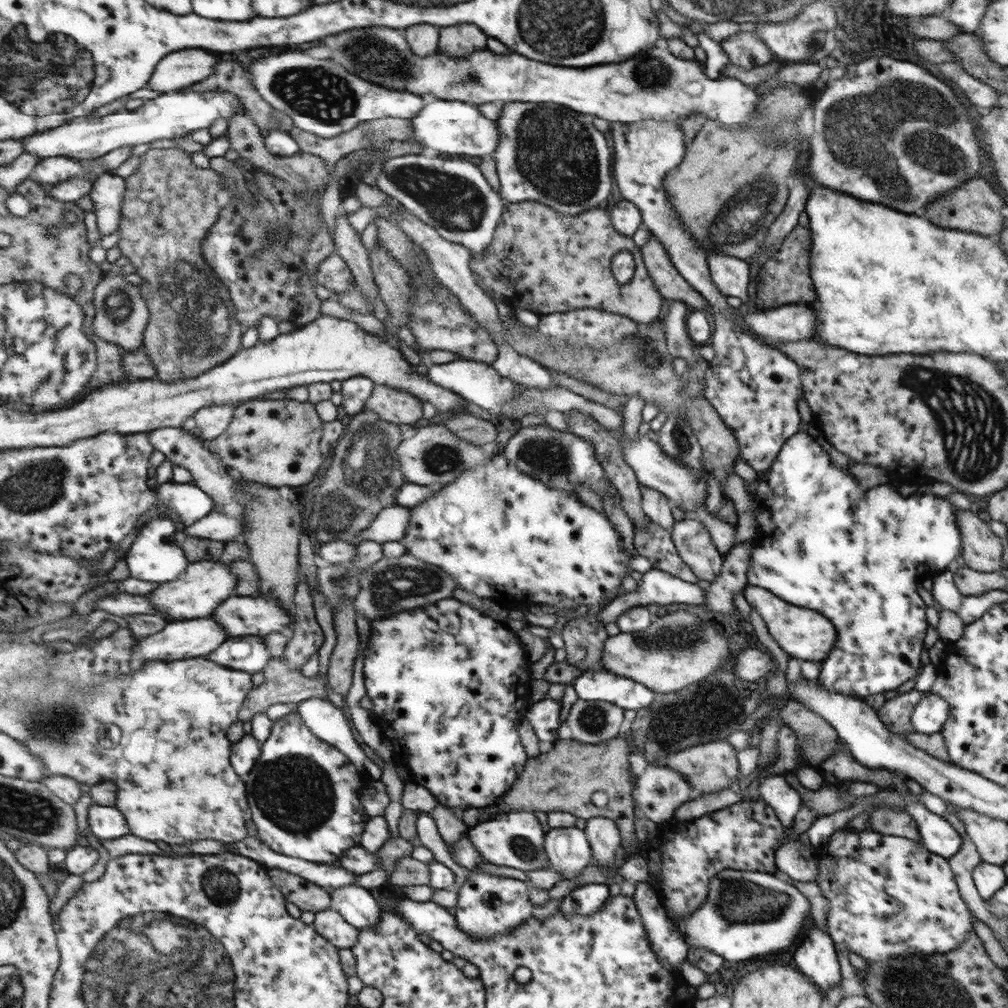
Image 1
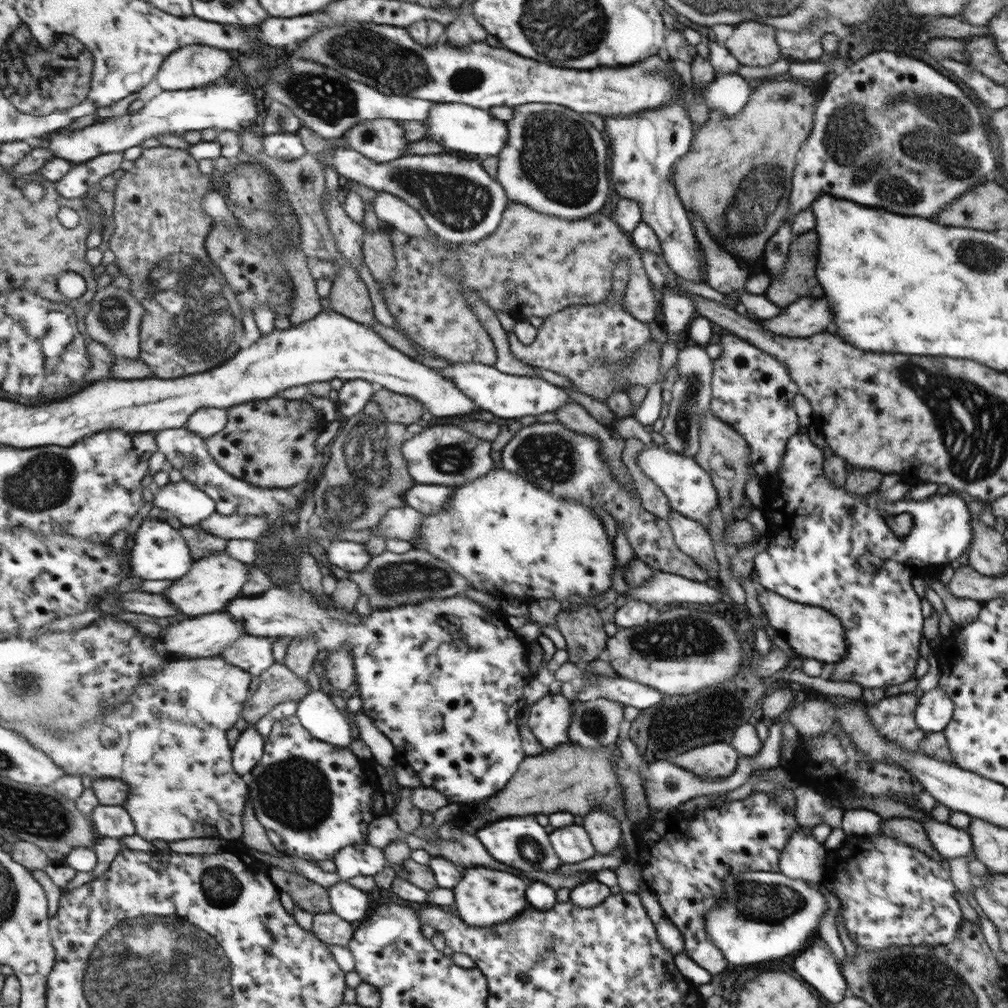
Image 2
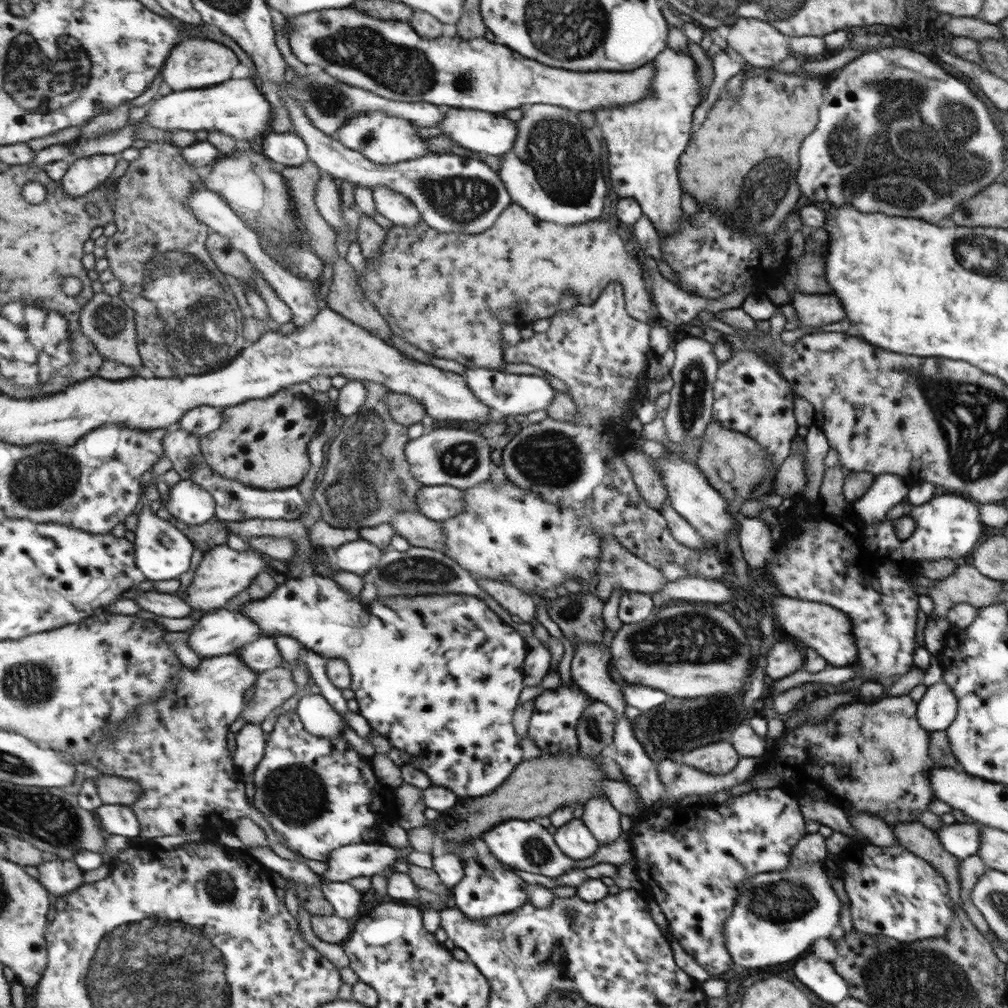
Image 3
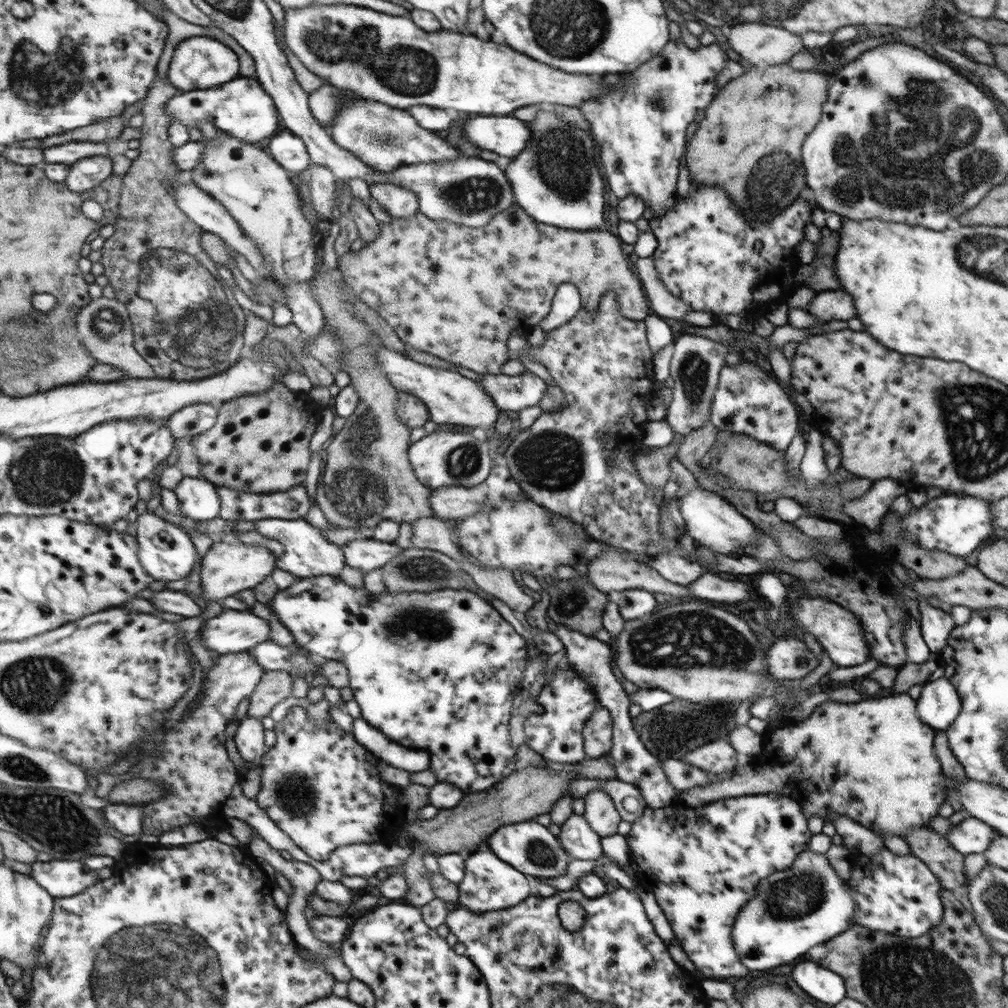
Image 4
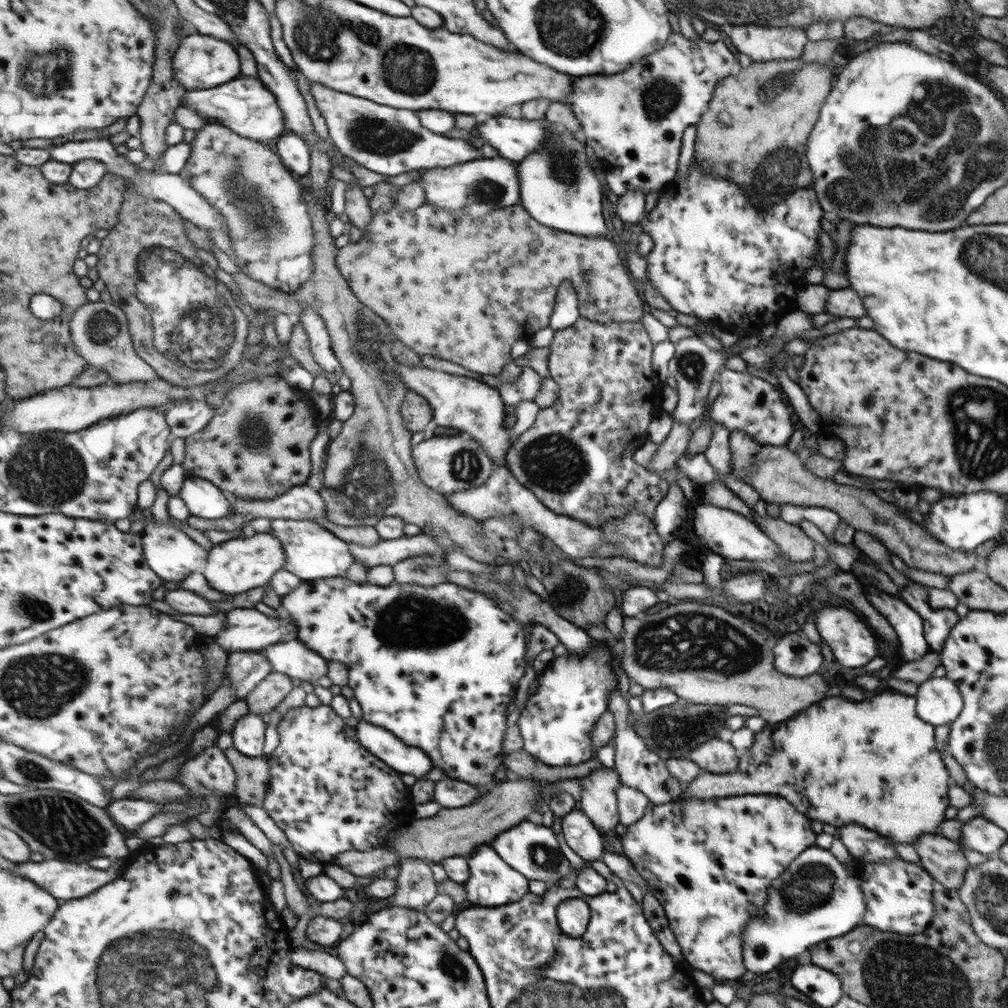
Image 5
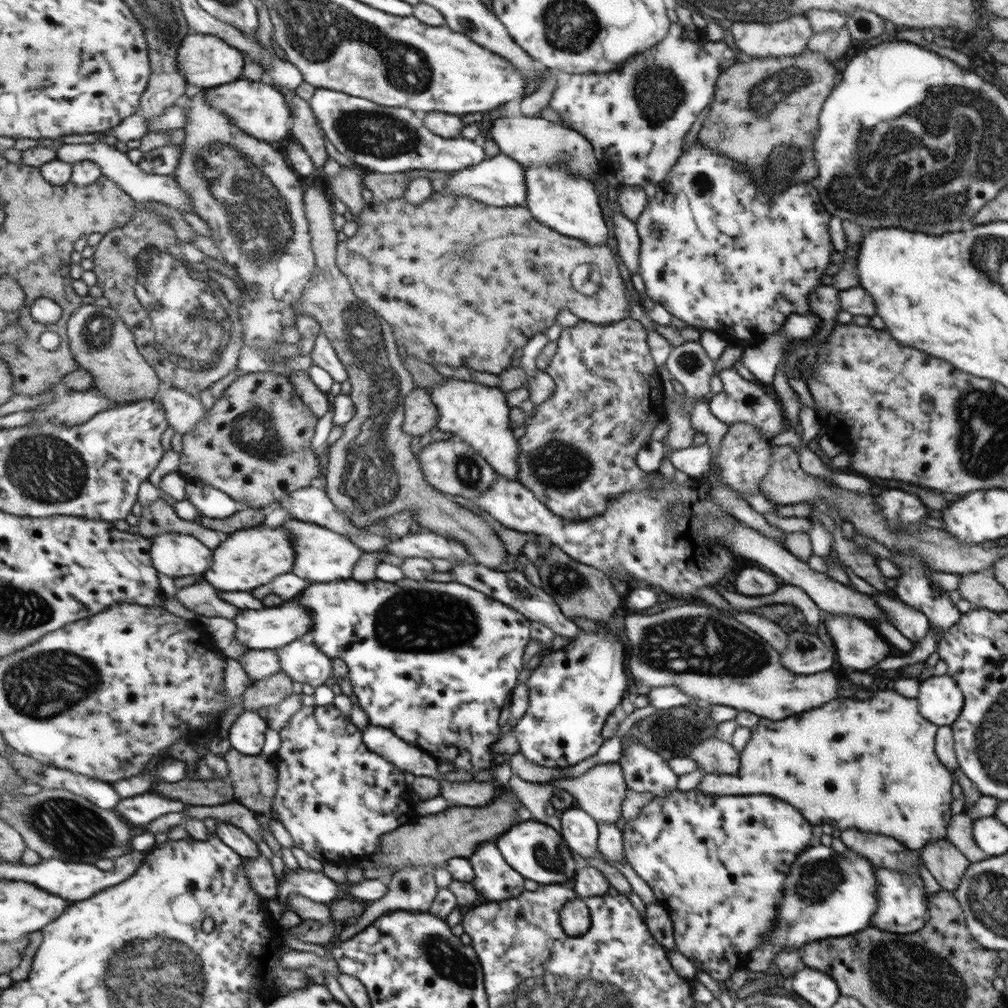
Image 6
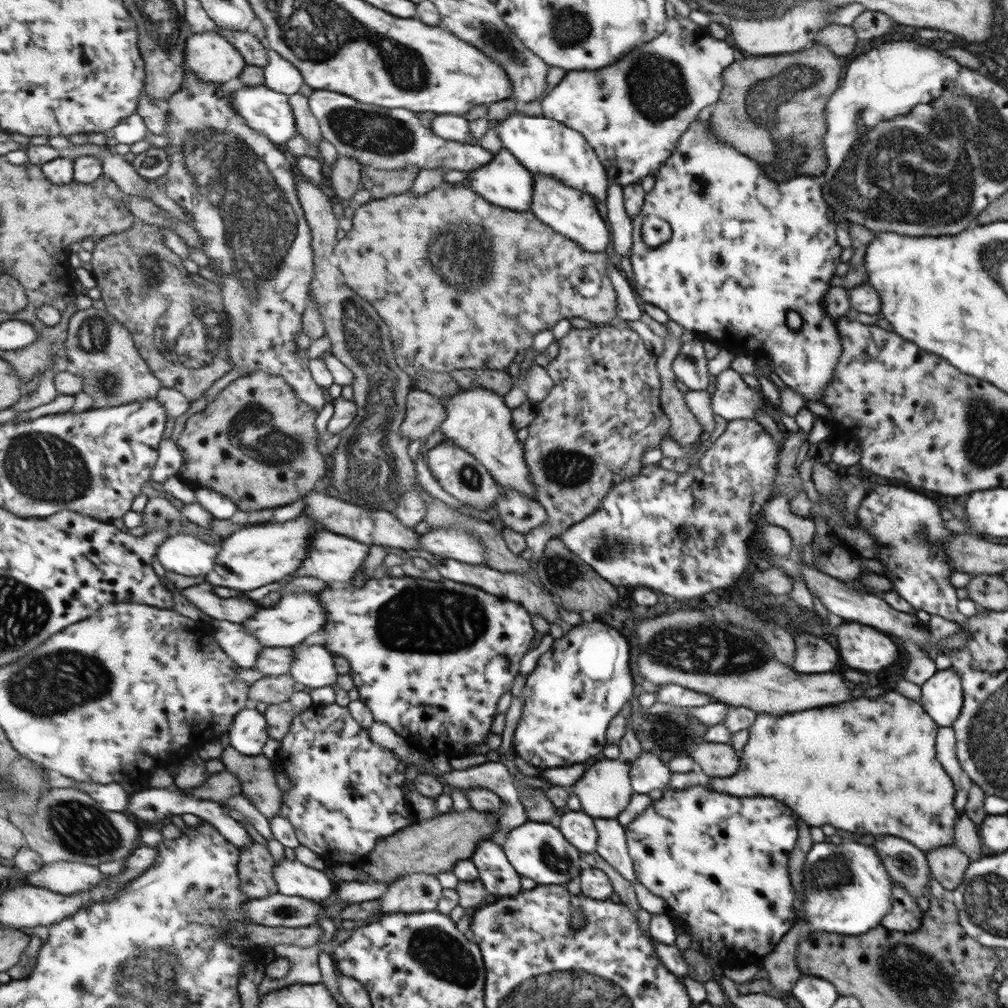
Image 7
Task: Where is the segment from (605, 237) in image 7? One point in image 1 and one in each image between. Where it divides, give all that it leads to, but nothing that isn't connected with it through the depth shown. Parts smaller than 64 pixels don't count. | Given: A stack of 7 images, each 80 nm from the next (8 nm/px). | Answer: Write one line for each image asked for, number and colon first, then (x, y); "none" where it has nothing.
1: (547, 153)
2: (553, 162)
3: (553, 171)
4: (554, 180)
5: (558, 188)
6: (569, 206)

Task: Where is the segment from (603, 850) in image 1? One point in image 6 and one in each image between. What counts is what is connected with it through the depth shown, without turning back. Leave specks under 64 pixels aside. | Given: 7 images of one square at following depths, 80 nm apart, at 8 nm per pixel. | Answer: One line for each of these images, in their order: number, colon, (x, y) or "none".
2: (603, 829)
3: (598, 815)
4: (599, 811)
5: (597, 800)
6: (599, 792)

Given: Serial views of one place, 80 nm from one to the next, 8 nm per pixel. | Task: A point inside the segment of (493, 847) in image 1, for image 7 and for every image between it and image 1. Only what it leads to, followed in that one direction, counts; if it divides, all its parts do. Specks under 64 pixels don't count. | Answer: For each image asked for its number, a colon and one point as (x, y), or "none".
2: (518, 841)
3: (526, 846)
4: (532, 849)
5: (533, 851)
6: (536, 852)
7: (537, 851)

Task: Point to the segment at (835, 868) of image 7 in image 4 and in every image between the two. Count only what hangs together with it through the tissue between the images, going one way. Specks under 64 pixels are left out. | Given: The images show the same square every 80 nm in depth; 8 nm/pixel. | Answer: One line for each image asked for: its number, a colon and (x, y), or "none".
4: (808, 899)
5: (810, 902)
6: (818, 899)

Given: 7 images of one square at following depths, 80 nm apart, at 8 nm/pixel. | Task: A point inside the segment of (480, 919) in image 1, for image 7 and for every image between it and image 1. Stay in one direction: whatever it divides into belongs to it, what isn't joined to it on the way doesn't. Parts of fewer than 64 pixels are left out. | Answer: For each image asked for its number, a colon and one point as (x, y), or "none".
2: (484, 897)
3: (487, 889)
4: (490, 884)
5: (492, 882)
6: (494, 880)
7: (500, 879)

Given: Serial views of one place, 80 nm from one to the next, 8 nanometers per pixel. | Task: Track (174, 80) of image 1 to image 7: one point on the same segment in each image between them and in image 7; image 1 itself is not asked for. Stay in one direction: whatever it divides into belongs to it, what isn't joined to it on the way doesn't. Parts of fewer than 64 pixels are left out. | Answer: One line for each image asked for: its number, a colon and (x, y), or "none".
2: (194, 66)
3: (197, 63)
4: (200, 62)
5: (201, 61)
6: (207, 61)
7: (209, 54)

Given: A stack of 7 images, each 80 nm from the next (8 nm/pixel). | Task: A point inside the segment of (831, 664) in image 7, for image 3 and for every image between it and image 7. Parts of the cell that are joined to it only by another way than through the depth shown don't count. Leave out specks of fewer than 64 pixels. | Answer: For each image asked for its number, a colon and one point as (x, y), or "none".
3: (784, 658)
4: (789, 659)
5: (794, 656)
6: (804, 654)

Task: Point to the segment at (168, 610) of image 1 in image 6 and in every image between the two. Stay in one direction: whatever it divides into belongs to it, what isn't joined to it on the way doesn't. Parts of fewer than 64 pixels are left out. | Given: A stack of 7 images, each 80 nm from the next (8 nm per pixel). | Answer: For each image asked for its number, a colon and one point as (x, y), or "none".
2: (214, 581)
3: (223, 572)
4: (228, 567)
5: (250, 561)
6: (249, 558)

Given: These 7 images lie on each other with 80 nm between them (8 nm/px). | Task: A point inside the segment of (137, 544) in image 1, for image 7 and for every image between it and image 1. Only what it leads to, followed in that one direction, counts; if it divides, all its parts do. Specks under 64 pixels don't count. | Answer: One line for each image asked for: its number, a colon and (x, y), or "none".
2: (159, 552)
3: (163, 552)
4: (167, 552)
5: (173, 555)
6: (174, 554)
7: (187, 554)

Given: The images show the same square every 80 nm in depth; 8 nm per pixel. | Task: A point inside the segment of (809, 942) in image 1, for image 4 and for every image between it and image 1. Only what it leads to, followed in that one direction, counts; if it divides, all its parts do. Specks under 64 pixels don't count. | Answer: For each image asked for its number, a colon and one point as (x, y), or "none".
2: (814, 964)
3: (819, 976)
4: (827, 987)

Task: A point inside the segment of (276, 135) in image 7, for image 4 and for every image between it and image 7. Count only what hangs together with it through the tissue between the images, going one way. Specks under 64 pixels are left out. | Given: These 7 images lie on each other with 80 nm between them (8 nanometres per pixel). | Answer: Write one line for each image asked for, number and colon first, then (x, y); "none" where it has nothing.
4: (243, 108)
5: (247, 105)
6: (261, 109)

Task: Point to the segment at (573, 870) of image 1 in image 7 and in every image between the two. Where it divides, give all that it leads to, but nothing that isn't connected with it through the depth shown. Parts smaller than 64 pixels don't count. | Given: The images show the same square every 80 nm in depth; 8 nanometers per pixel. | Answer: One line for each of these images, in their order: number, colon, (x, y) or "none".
2: (571, 843)
3: (574, 839)
4: (575, 835)
5: (580, 835)
6: (579, 831)
7: (577, 827)

